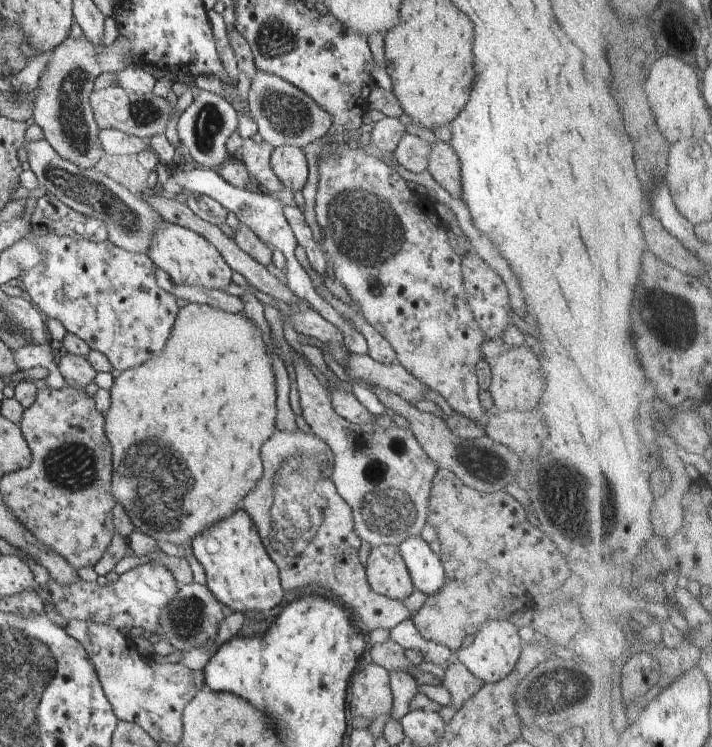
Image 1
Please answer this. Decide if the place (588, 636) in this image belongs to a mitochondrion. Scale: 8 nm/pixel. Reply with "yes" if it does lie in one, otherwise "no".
no

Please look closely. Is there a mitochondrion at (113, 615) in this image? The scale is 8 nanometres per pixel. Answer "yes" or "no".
no

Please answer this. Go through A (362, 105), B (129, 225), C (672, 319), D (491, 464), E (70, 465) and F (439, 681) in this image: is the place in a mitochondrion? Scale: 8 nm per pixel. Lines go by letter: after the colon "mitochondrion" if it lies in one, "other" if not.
A: other
B: mitochondrion
C: mitochondrion
D: mitochondrion
E: mitochondrion
F: other

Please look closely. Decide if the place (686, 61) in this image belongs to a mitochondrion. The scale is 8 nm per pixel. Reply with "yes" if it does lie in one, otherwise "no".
no

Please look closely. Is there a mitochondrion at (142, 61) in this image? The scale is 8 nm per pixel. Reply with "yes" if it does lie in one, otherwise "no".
no

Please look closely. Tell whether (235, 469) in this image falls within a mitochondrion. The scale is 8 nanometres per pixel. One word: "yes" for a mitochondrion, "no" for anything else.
no

